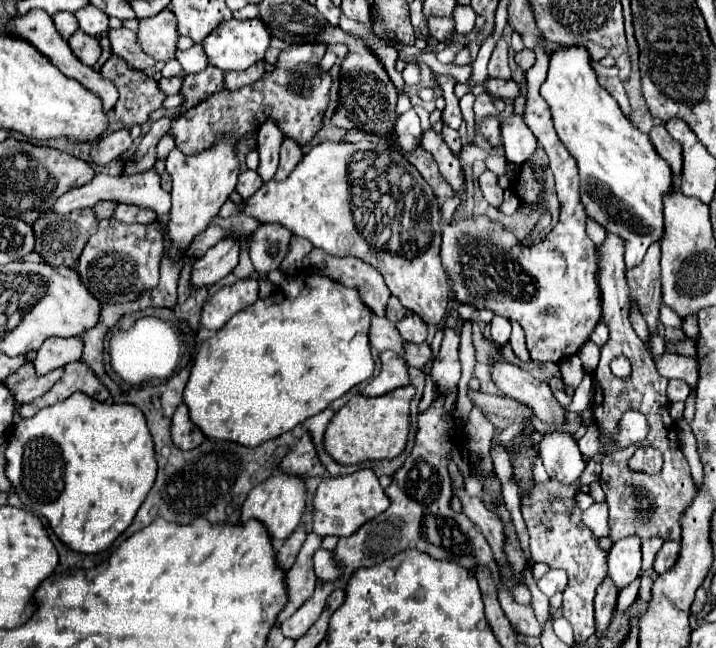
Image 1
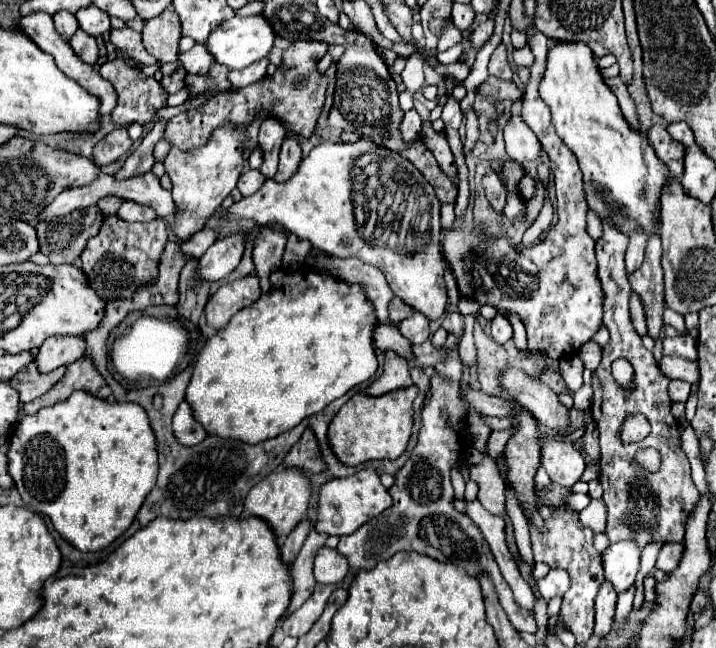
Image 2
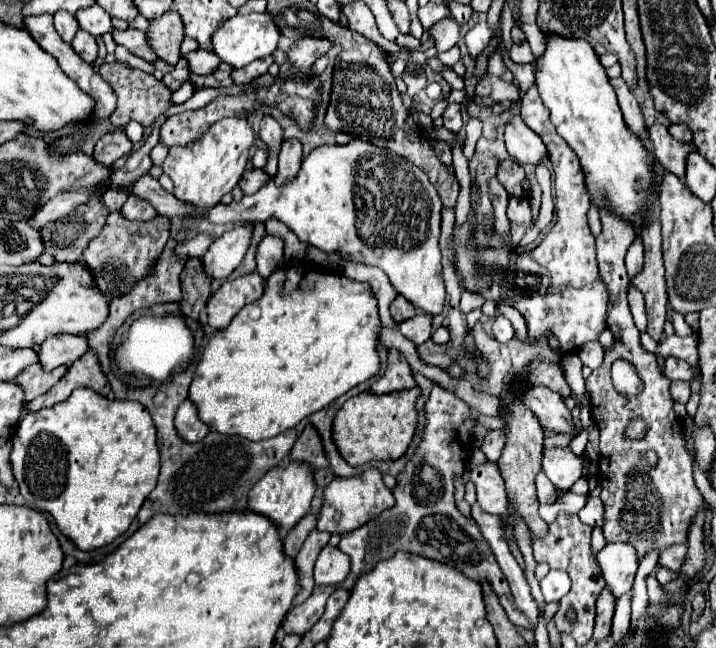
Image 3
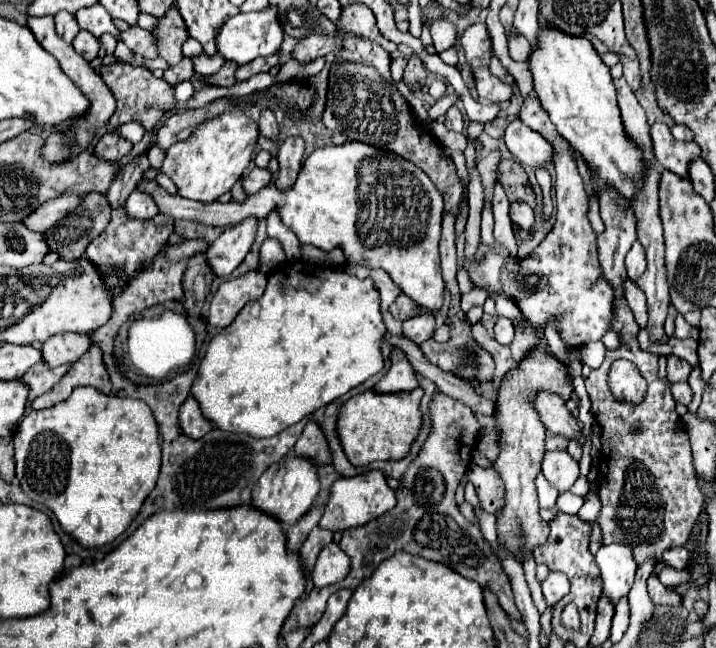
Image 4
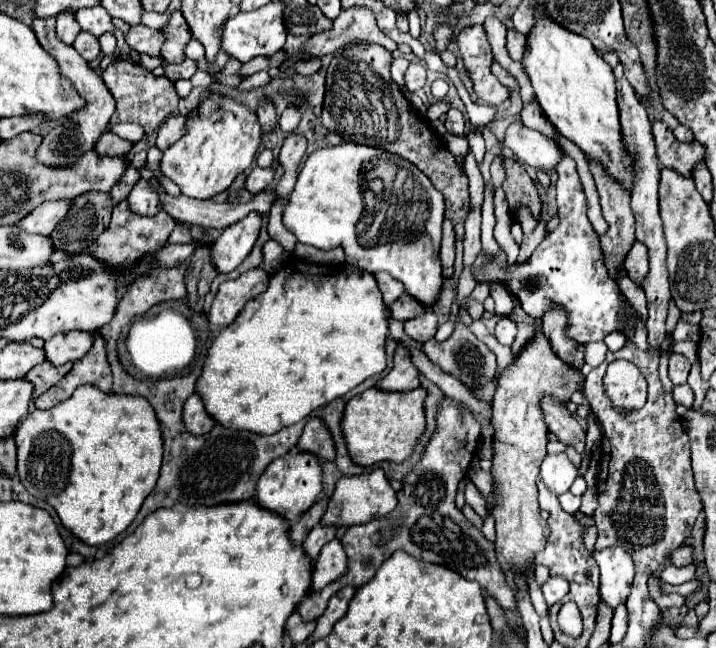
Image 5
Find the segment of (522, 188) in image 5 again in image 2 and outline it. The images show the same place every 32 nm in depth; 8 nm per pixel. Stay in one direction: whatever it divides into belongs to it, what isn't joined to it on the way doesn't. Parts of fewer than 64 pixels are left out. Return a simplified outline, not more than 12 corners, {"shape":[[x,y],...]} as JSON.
{"shape":[[506,160],[500,178],[506,190],[518,194],[518,180],[524,170],[514,160]]}

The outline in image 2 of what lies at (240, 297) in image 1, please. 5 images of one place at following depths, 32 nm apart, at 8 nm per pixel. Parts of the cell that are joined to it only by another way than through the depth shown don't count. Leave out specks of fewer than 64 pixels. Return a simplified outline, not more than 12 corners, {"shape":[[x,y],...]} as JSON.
{"shape":[[256,276],[222,284],[204,308],[206,324],[220,330],[238,310],[254,304]]}

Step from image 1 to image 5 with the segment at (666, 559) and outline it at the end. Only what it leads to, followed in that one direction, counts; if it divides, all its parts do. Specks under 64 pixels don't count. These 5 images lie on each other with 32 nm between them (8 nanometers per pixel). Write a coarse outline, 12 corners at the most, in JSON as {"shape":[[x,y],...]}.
{"shape":[[684,546],[670,552],[678,568],[692,564],[692,548]]}

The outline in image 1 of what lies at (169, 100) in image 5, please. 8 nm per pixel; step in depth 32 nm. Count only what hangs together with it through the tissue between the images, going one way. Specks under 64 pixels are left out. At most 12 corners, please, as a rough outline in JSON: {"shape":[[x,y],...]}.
{"shape":[[110,56],[100,74],[120,92],[112,114],[142,126],[166,95],[156,80]]}

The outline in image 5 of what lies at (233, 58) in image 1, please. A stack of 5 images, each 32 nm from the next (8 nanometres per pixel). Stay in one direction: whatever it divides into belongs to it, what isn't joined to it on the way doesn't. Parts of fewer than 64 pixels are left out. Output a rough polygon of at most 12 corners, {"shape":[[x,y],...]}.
{"shape":[[284,4],[238,12],[224,24],[220,48],[250,62],[286,40]]}

